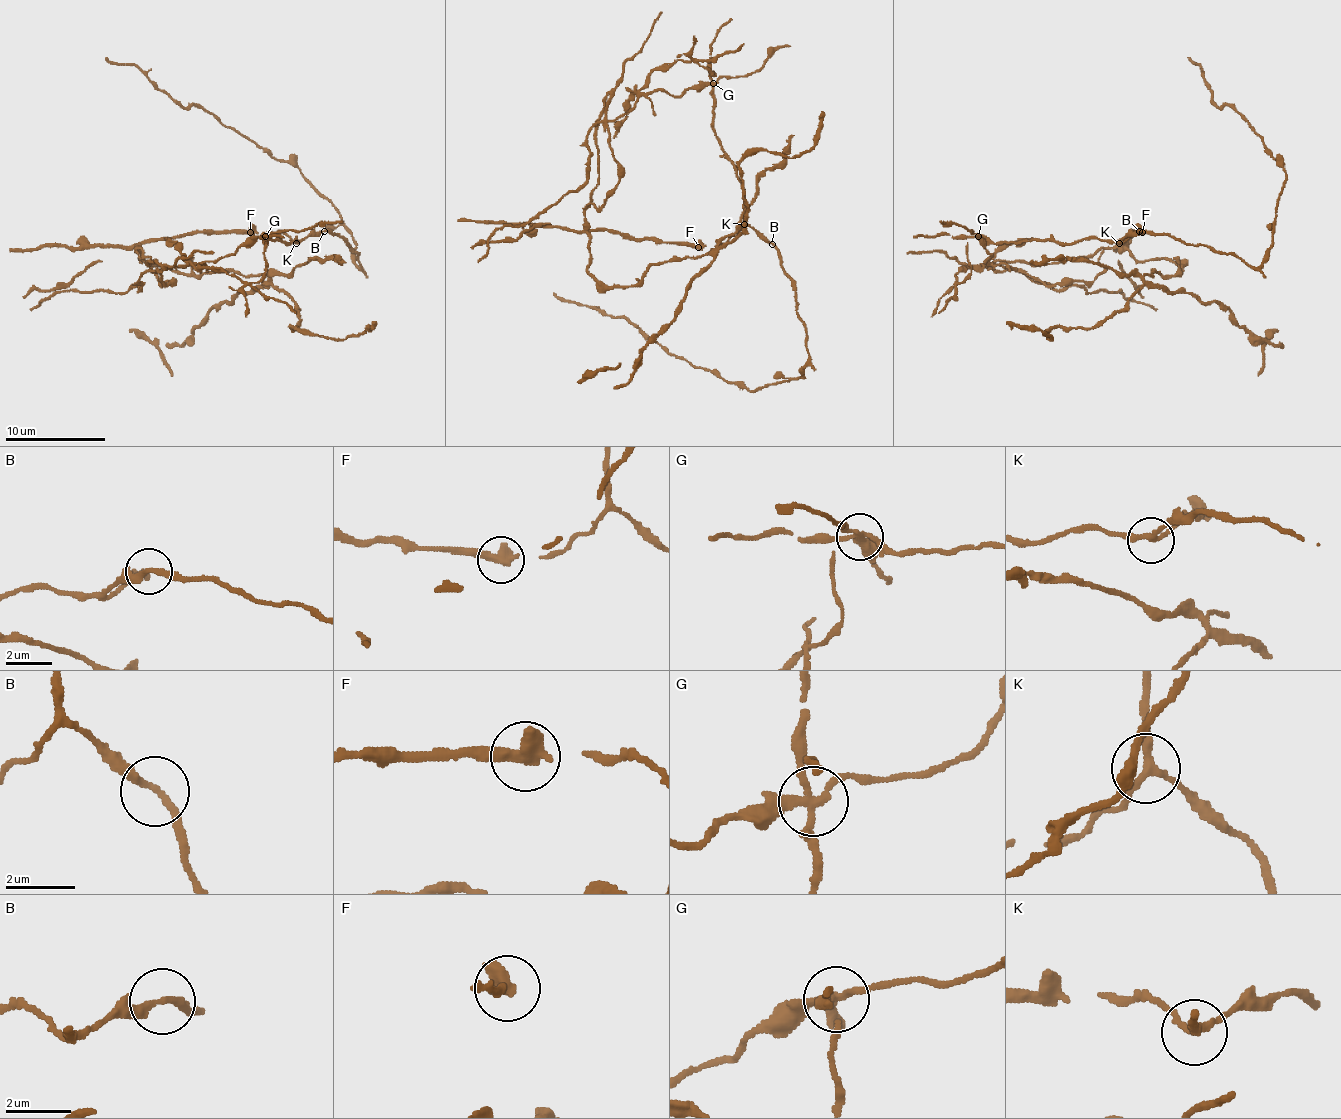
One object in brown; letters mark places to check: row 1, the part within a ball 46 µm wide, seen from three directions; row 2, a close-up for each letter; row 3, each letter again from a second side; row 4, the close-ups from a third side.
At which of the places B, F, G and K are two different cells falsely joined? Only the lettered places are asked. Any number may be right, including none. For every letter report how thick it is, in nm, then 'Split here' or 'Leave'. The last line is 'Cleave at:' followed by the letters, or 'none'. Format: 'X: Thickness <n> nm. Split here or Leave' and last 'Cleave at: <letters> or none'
B: Thickness 220 nm. Leave
F: Thickness 600 nm. Split here
G: Thickness 200 nm. Split here
K: Thickness 200 nm. Leave
Cleave at: F, G

